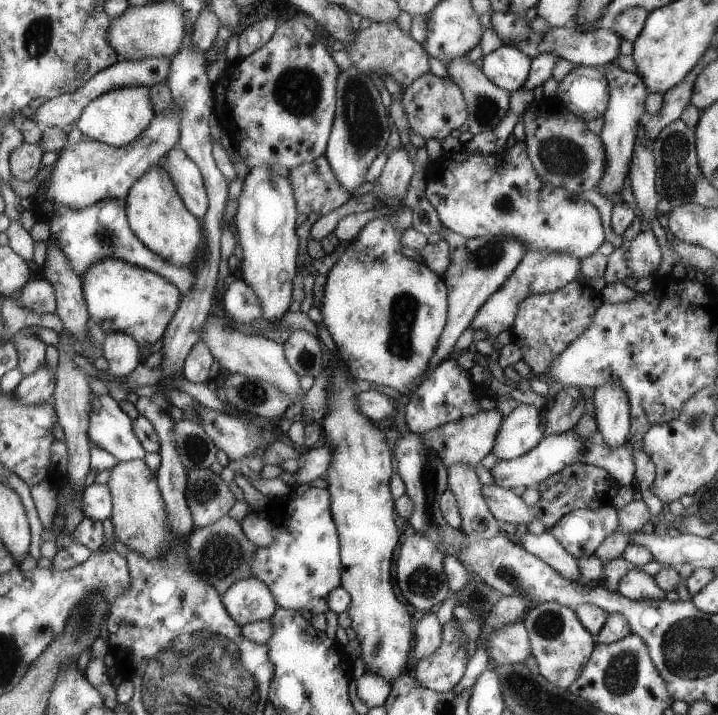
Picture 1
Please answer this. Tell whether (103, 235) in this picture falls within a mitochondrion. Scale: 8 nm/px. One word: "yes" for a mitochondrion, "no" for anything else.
yes

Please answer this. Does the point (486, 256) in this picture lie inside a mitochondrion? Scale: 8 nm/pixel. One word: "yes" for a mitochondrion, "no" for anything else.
yes

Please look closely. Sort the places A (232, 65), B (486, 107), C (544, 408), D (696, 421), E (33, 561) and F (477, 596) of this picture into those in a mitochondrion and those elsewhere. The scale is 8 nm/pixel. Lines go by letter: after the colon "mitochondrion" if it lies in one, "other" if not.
A: other
B: mitochondrion
C: other
D: mitochondrion
E: other
F: mitochondrion

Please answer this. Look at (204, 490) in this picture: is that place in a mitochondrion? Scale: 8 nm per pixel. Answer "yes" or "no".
yes

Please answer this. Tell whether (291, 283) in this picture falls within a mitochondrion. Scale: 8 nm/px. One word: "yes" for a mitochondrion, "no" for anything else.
no

